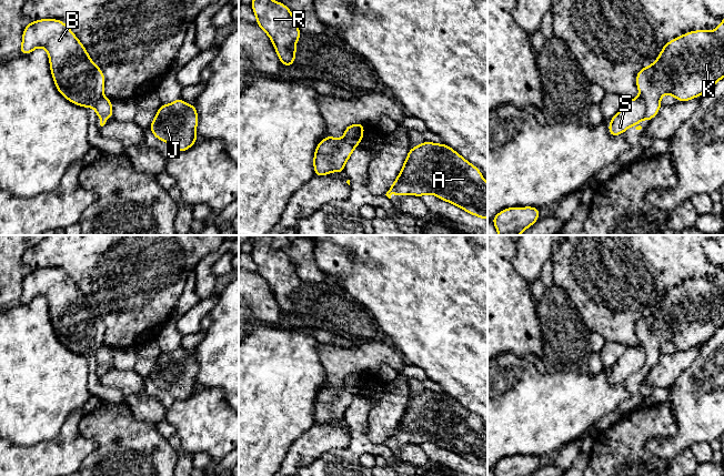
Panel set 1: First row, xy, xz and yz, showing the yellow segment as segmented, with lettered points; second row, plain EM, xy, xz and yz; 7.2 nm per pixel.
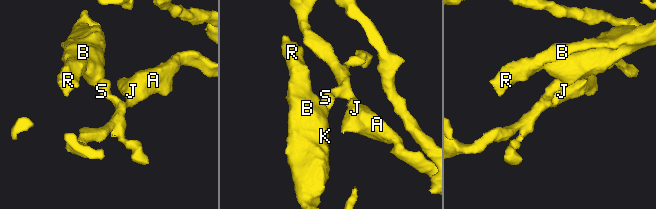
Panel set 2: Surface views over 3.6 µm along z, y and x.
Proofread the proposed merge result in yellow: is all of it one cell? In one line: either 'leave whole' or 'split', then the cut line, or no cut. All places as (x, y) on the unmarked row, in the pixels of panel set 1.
split; cut in yz along (640, 345), (644, 352), (644, 365)

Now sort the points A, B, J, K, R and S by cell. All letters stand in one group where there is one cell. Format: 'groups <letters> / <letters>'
groups A J S / B K R

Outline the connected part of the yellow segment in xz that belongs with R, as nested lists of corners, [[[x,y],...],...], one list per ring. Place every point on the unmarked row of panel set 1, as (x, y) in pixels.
[[[258,235],[253,243],[251,256],[257,272],[271,287],[278,305],[285,315],[292,315],[295,308],[295,293],[301,285],[295,265],[281,250],[270,246],[267,235]]]

